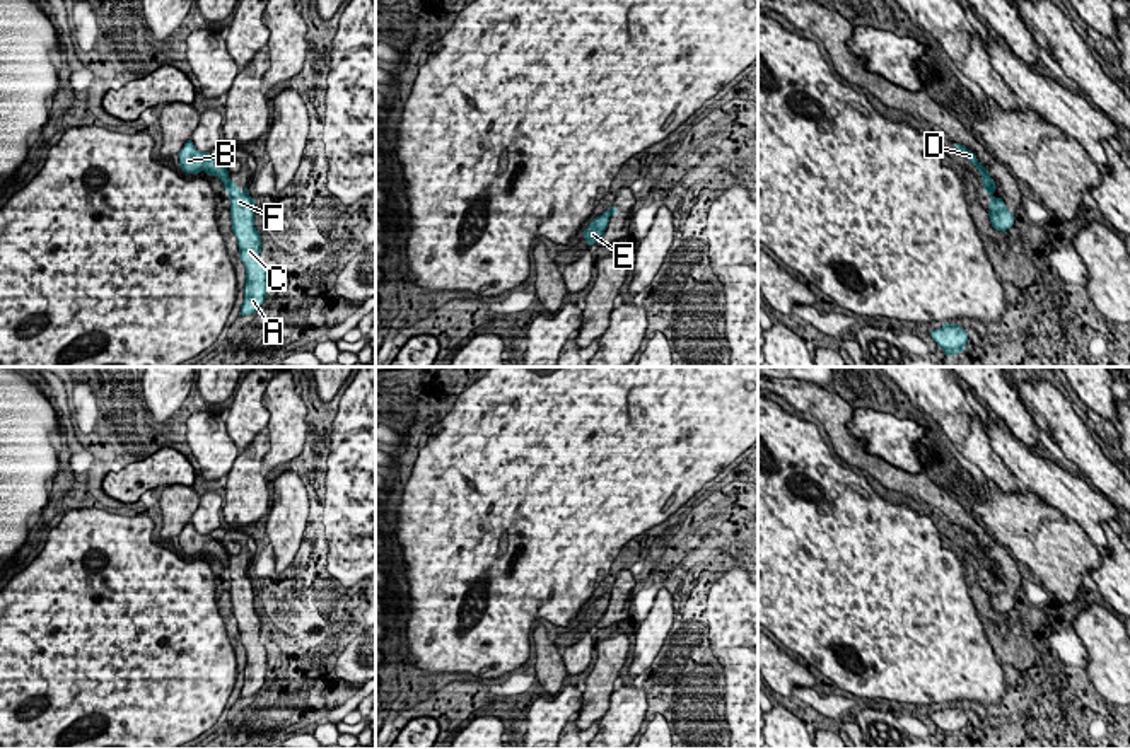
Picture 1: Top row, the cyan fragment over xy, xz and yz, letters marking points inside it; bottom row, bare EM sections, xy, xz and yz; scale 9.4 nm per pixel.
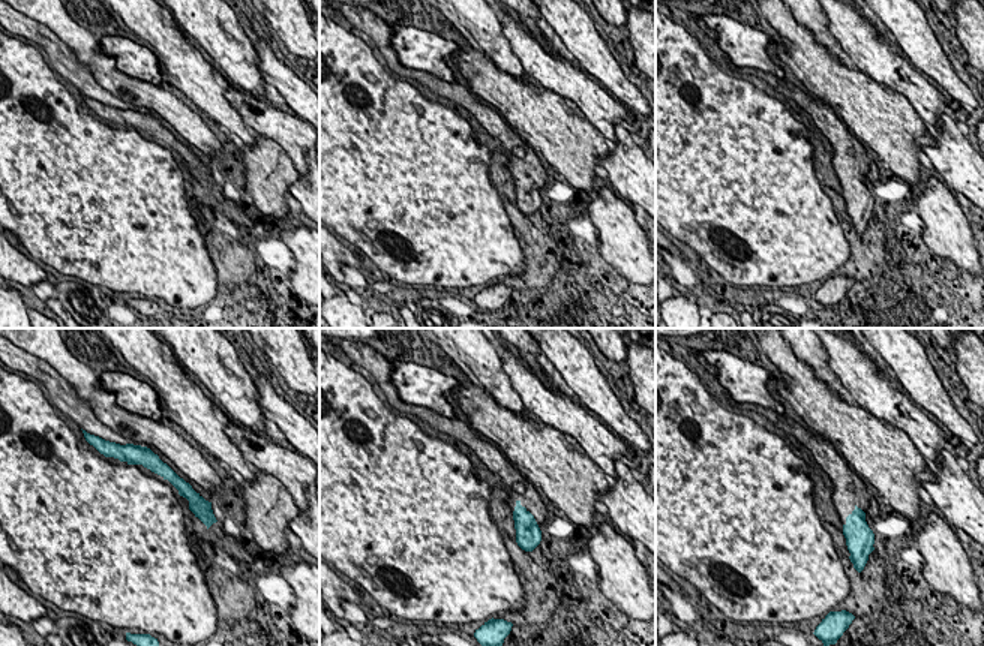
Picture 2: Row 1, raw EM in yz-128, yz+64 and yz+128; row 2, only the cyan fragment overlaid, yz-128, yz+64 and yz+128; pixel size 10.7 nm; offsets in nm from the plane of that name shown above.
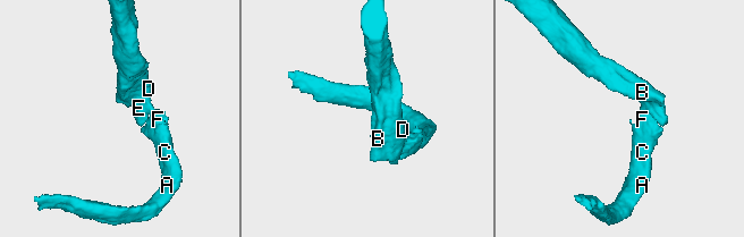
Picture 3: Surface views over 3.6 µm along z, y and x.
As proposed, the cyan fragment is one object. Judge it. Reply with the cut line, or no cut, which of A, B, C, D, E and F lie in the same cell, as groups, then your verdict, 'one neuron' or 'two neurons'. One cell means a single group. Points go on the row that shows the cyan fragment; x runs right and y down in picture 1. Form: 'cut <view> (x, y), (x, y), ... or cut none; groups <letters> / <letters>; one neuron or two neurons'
cut xy (229, 179), (226, 188); groups A C F / B D E; two neurons

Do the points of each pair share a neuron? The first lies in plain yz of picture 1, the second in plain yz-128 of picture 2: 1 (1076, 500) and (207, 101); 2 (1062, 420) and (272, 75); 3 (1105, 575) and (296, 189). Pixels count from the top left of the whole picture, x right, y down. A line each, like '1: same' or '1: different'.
1: different
2: same
3: same

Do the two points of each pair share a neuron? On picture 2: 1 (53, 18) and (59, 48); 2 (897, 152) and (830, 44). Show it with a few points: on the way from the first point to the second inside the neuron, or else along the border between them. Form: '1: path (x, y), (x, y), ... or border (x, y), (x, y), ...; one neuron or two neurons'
1: border (26, 15), (44, 23), (80, 60); two neurons
2: border (815, 39), (843, 65); two neurons

